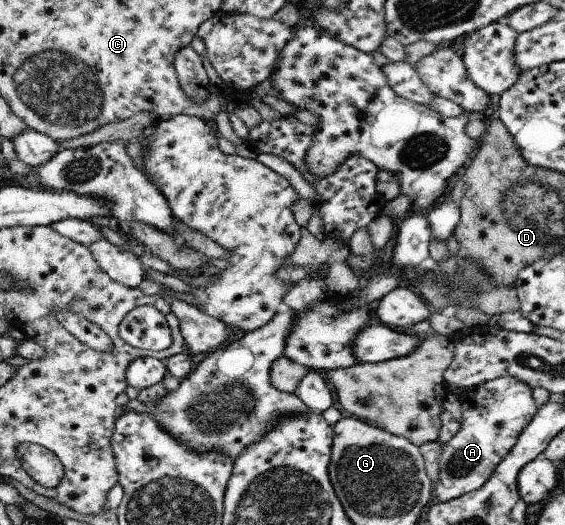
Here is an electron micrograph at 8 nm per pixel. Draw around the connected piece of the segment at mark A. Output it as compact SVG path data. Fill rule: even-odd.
M509 375L461 392L458 399L462 425L458 433L442 447L439 476L433 486L439 502L459 498L481 488L488 481L495 467L517 444L519 435L538 411L531 392L528 384Z

